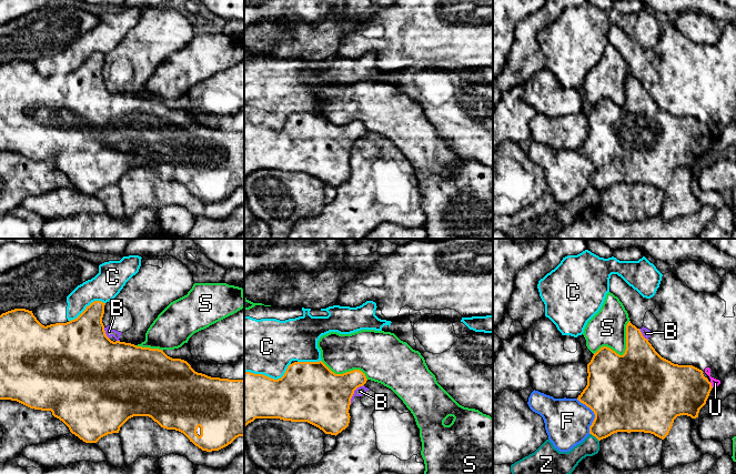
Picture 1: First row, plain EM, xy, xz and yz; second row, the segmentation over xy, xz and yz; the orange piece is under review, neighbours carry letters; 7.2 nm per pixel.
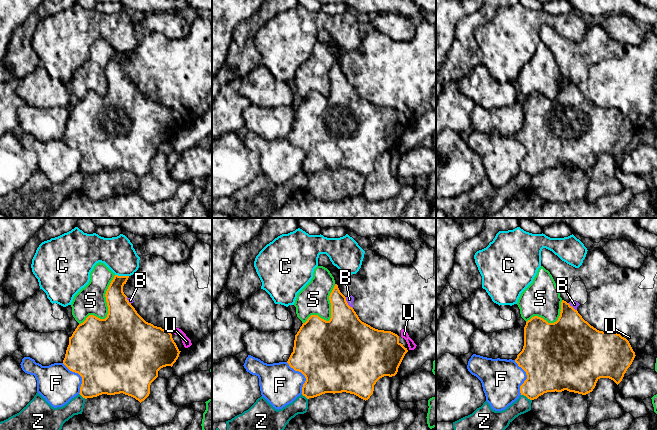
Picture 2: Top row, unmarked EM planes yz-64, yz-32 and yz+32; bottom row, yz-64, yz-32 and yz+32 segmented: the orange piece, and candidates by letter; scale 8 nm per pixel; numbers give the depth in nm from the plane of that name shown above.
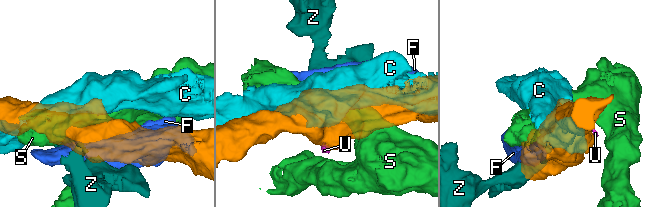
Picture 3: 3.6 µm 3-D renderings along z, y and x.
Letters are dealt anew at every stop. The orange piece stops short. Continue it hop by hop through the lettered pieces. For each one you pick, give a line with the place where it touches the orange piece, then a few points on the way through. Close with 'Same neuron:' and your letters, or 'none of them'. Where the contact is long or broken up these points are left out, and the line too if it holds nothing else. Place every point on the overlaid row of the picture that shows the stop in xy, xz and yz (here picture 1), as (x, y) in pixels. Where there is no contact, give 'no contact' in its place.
Same neuron: none of them

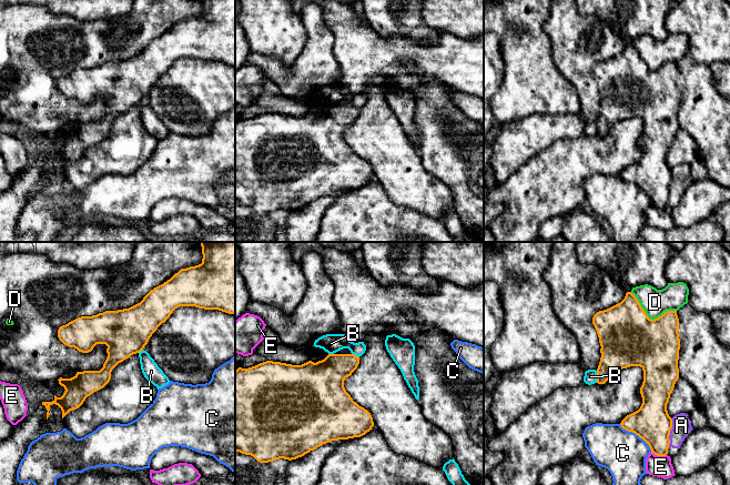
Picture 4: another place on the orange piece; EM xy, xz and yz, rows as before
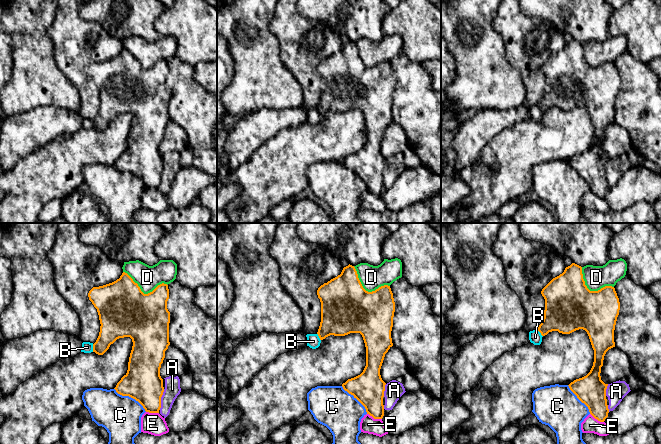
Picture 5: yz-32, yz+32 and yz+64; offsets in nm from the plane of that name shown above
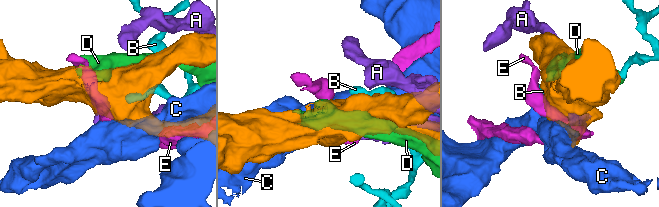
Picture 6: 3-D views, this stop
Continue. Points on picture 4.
Same neuron: none of them

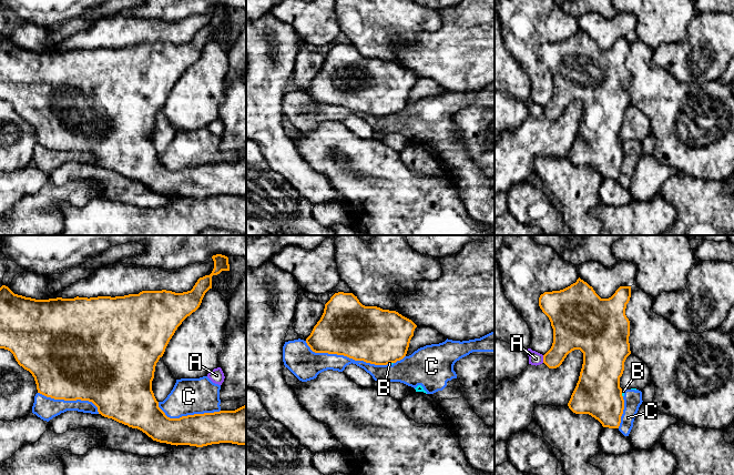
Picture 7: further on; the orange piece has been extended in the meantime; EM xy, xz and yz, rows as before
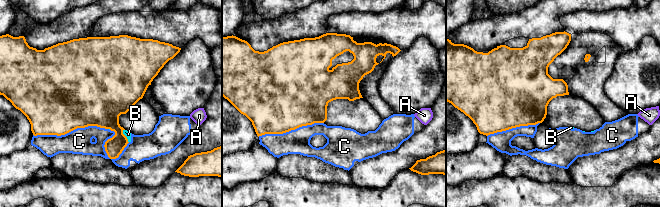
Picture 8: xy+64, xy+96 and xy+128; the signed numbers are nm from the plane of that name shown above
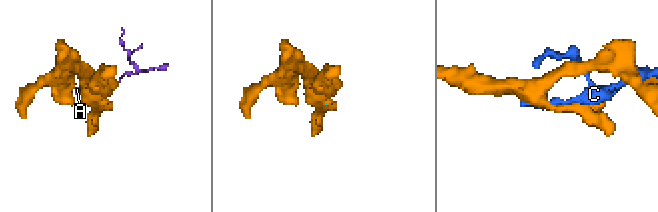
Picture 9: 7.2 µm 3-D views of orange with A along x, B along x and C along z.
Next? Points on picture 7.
Same neuron: none of them

